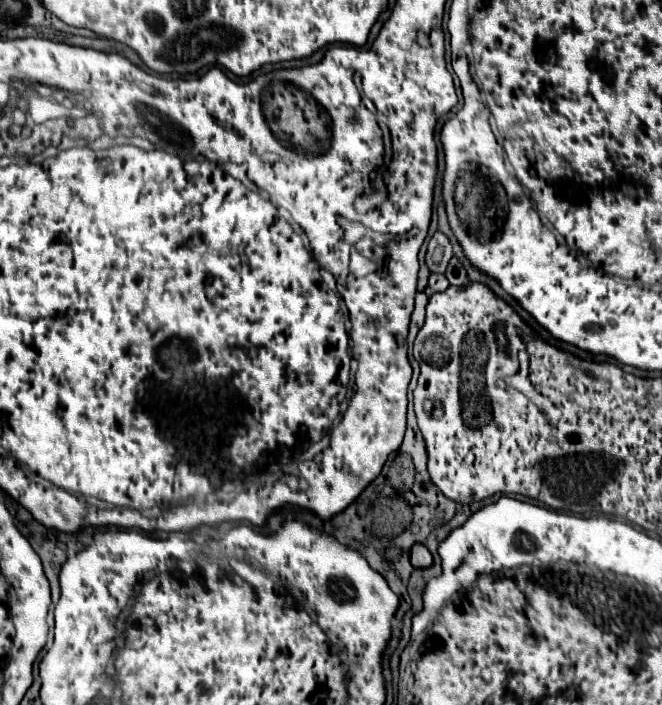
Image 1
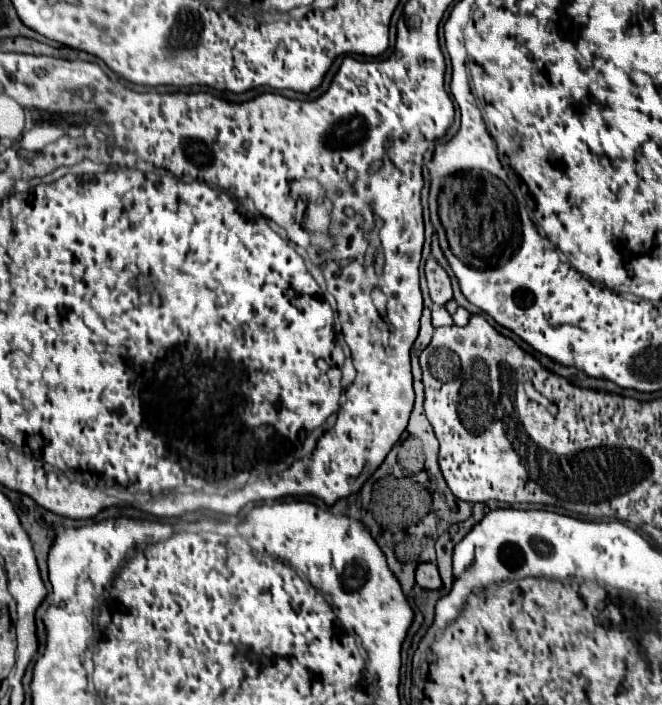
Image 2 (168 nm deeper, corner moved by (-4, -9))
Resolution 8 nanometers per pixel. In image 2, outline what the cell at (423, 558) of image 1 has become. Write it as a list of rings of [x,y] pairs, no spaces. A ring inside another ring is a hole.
[[[420,564],[416,568],[416,584],[424,590],[440,590],[442,588],[442,580],[438,574],[438,568],[434,564]]]

